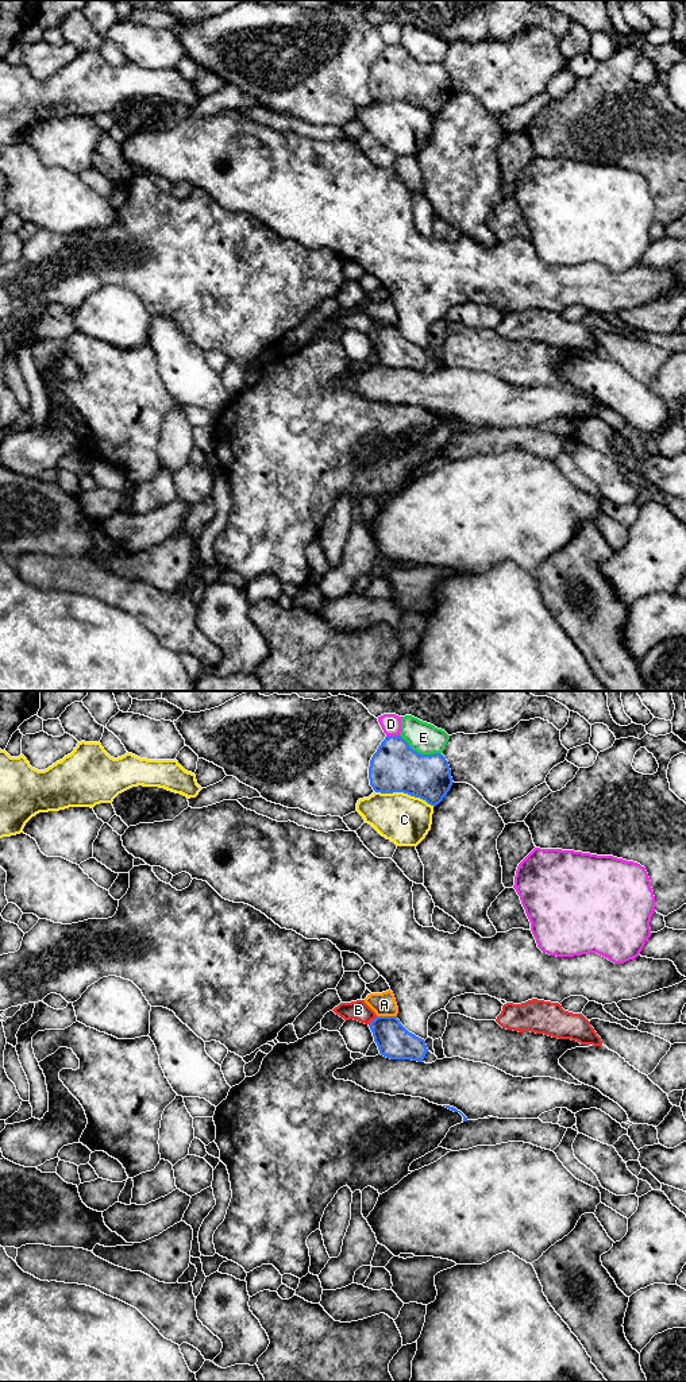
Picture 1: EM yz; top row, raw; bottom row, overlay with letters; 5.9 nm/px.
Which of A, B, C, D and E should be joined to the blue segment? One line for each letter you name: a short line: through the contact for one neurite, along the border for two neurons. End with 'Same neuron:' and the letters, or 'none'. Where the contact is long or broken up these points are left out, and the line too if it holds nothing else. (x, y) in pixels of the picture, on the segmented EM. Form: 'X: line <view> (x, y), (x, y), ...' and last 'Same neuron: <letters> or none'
Same neuron: none

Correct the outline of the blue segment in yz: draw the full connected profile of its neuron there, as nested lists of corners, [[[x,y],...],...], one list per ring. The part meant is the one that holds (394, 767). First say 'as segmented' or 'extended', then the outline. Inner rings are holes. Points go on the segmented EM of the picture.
as segmented; [[[400,734],[381,742],[370,760],[369,779],[375,792],[404,792],[433,807],[454,783],[443,754],[420,754]]]

